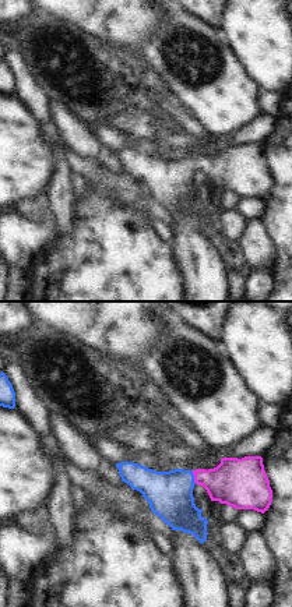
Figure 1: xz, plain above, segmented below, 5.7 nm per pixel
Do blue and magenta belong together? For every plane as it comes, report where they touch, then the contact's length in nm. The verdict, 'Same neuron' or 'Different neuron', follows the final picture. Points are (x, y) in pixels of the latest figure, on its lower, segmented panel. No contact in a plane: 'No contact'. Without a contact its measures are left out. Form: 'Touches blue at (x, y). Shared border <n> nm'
Touches blue at (193, 477). Shared border 80 nm

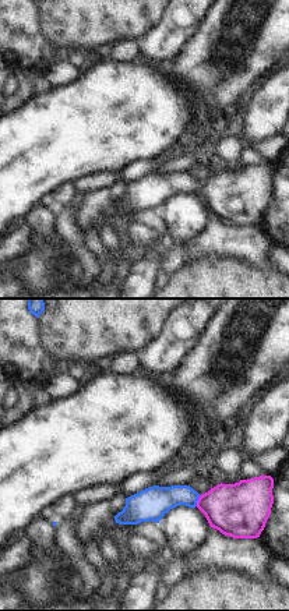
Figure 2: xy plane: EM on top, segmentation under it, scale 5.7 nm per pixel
Touches blue at (197, 500). Shared border 70 nm

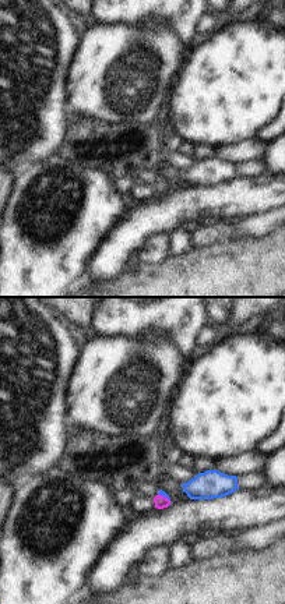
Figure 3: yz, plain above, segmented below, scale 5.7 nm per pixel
Touches blue at (165, 495). Shared border 90 nm

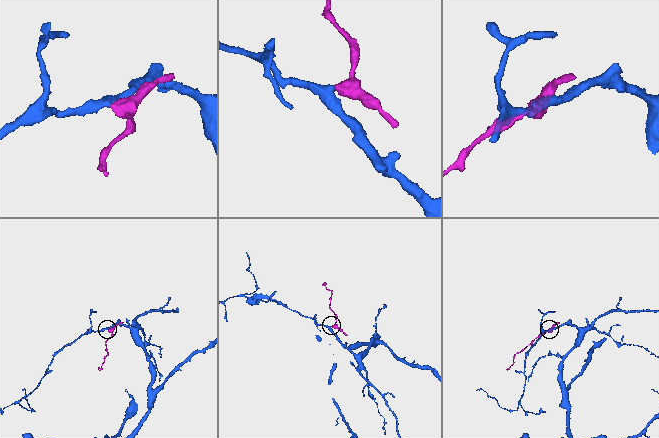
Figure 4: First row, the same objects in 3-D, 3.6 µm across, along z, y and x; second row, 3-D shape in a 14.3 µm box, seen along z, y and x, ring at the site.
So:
Same neuron

